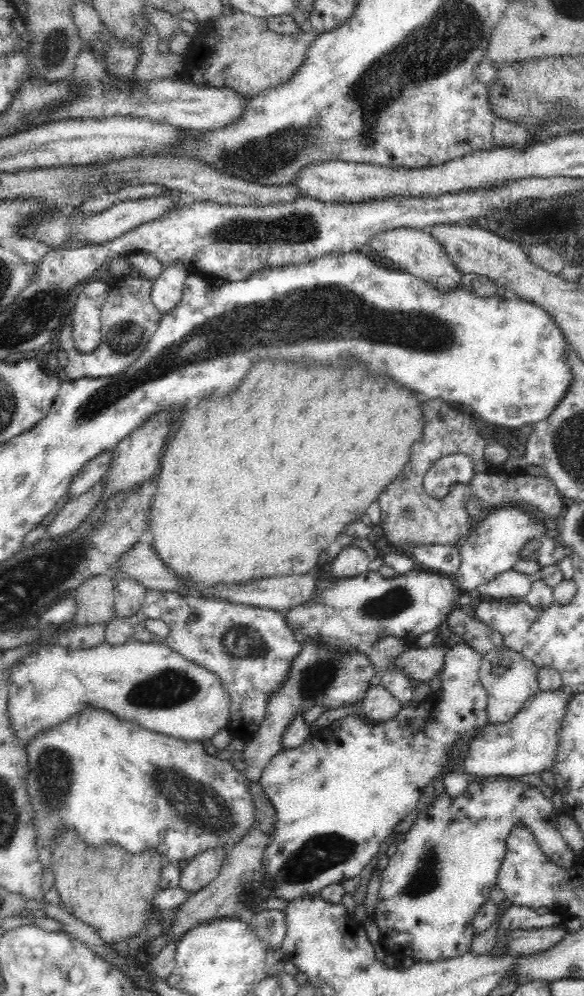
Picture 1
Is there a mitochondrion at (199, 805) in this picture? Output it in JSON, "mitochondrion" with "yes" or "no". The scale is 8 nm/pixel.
{"mitochondrion":"yes"}

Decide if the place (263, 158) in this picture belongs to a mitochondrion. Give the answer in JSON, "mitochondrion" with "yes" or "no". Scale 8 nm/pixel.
{"mitochondrion":"yes"}

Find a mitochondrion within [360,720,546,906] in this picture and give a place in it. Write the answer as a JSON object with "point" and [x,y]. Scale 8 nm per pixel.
{"point":[424,880]}

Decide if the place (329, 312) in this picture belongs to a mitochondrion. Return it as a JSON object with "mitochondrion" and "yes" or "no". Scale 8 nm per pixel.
{"mitochondrion":"yes"}

